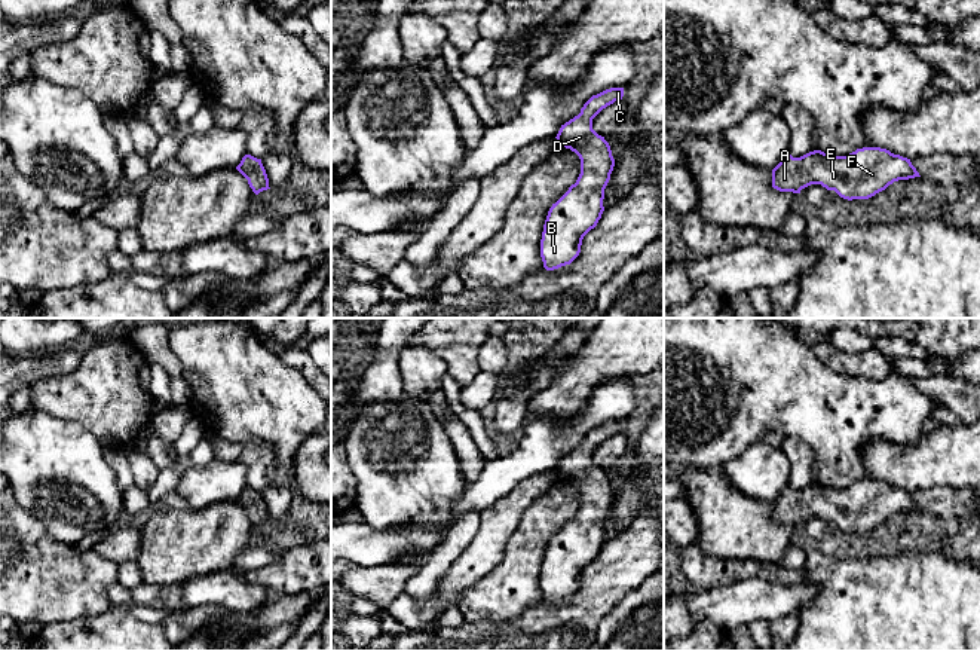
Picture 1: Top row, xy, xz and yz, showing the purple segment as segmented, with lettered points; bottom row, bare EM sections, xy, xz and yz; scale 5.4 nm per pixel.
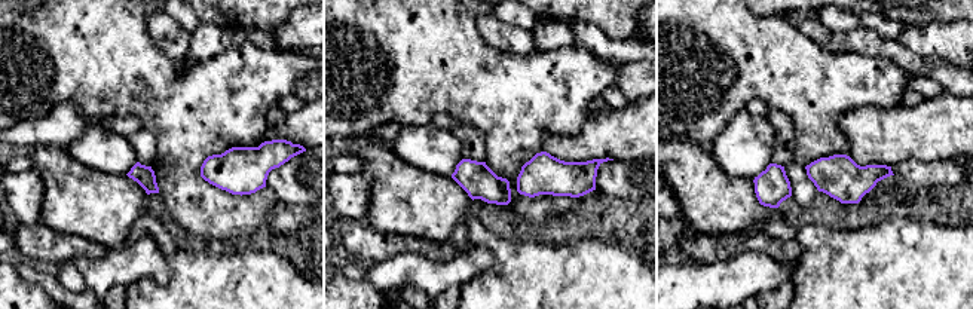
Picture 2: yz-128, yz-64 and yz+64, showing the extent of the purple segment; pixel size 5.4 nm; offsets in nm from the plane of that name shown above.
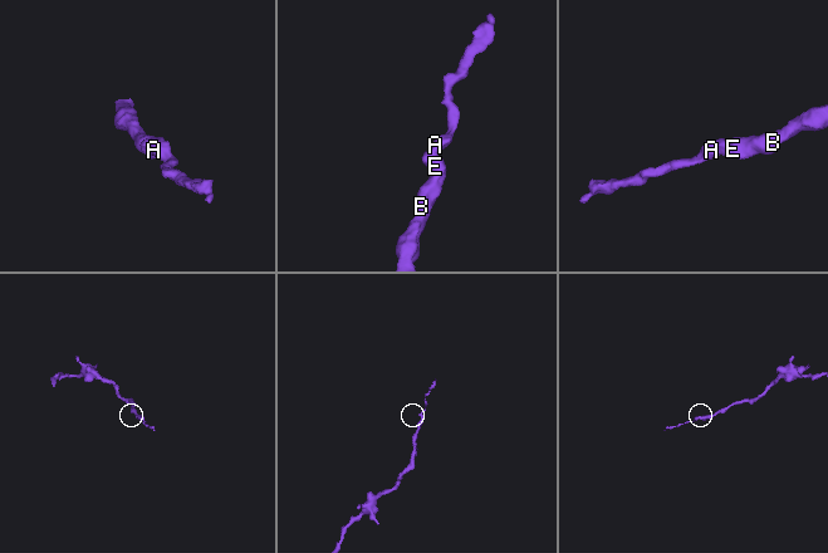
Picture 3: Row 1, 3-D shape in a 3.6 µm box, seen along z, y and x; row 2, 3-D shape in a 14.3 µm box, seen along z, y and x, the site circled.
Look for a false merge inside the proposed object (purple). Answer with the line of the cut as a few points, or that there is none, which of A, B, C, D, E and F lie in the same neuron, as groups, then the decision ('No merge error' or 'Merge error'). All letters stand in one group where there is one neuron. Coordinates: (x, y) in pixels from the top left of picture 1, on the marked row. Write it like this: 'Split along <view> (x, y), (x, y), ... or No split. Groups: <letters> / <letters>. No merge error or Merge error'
No split. Groups: A B C D E F. No merge error

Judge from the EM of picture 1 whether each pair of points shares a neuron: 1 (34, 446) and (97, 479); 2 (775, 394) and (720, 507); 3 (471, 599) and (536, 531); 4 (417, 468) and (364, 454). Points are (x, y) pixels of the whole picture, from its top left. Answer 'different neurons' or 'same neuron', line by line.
1: same neuron
2: different neurons
3: same neuron
4: same neuron

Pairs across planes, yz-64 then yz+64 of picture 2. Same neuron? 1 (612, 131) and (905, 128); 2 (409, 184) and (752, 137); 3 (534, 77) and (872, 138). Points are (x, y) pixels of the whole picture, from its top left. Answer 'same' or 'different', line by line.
1: same
2: different
3: different

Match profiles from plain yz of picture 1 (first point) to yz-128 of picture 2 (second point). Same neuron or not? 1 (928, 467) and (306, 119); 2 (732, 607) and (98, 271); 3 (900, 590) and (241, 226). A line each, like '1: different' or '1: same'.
1: same
2: same
3: different

